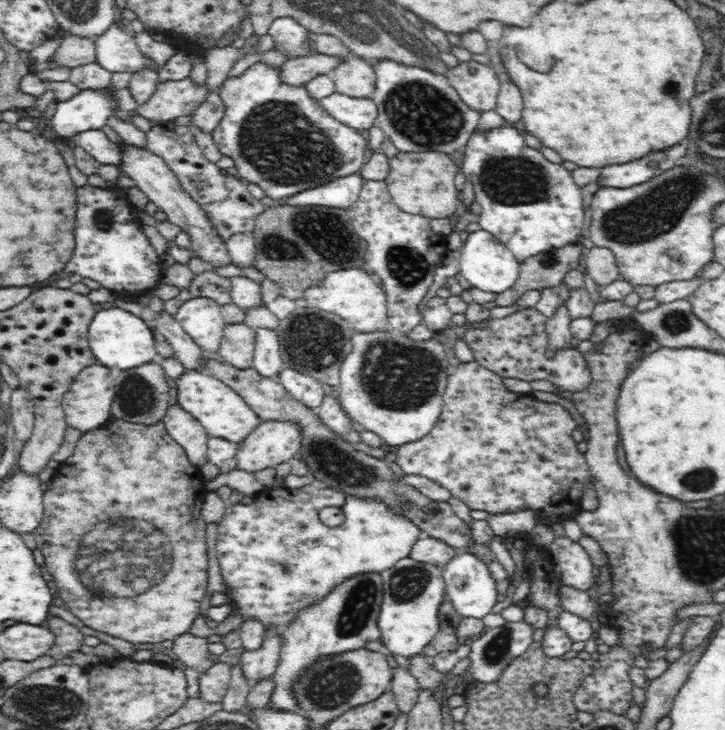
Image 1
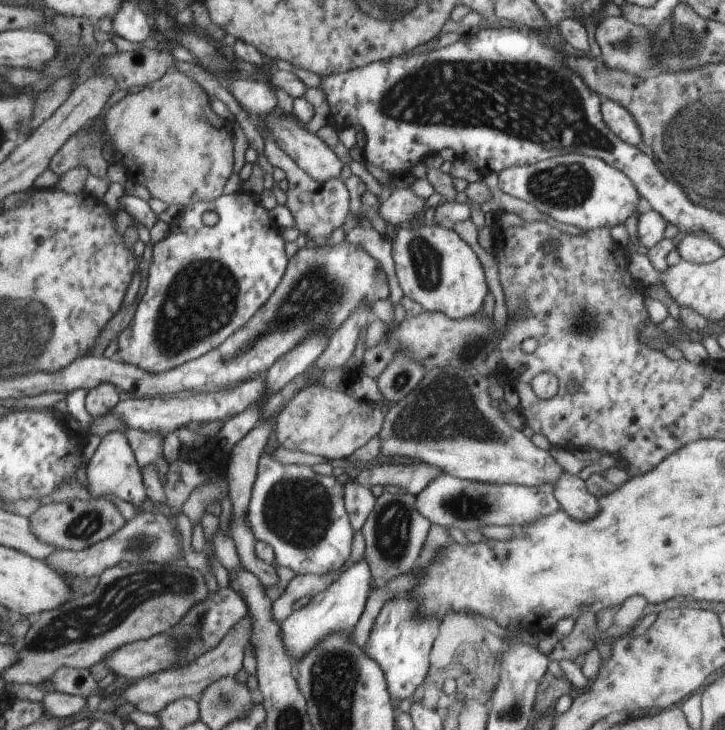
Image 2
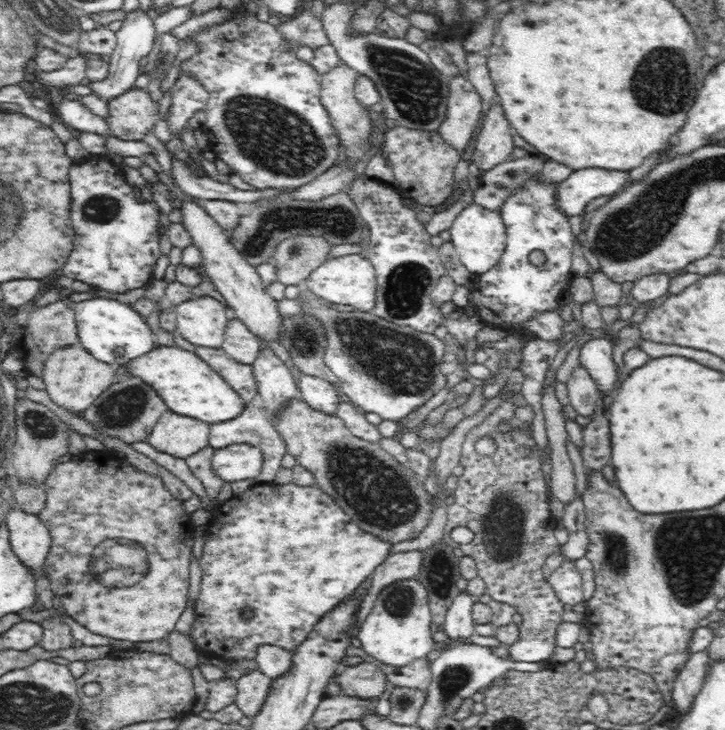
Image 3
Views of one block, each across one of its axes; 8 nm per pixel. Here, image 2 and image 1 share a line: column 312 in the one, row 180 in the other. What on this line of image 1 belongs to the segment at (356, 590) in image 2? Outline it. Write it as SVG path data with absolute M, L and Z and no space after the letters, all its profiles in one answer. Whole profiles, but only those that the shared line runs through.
M674 145L668 150L648 154L640 160L628 164L612 164L599 170L597 183L599 187L628 188L648 182L669 168L676 166L678 158L685 156L686 148Z

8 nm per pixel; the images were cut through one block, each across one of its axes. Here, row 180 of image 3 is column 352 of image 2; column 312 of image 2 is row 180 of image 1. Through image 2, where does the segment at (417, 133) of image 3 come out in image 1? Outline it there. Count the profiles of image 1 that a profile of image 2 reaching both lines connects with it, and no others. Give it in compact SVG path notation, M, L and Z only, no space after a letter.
M402 152L388 158L388 176L385 181L394 204L406 213L418 214L428 219L450 217L458 208L458 189L454 176L458 167L448 152Z

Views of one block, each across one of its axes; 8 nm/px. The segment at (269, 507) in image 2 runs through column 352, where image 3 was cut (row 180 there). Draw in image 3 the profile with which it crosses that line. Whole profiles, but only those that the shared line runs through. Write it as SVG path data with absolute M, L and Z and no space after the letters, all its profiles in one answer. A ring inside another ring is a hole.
M529 180L523 187L517 188L498 211L506 226L506 251L498 265L485 274L472 278L470 302L483 308L485 312L489 310L502 312L502 310L510 308L516 314L516 312L524 310L528 314L524 320L532 320L541 312L556 311L560 307L559 300L567 296L573 280L571 268L574 234L570 229L569 218L560 211L560 205L557 204L557 192L554 190L554 184L550 186L550 184L540 184L536 180ZM535 250L542 251L546 256L546 261L541 266L532 265L530 262L530 254Z

